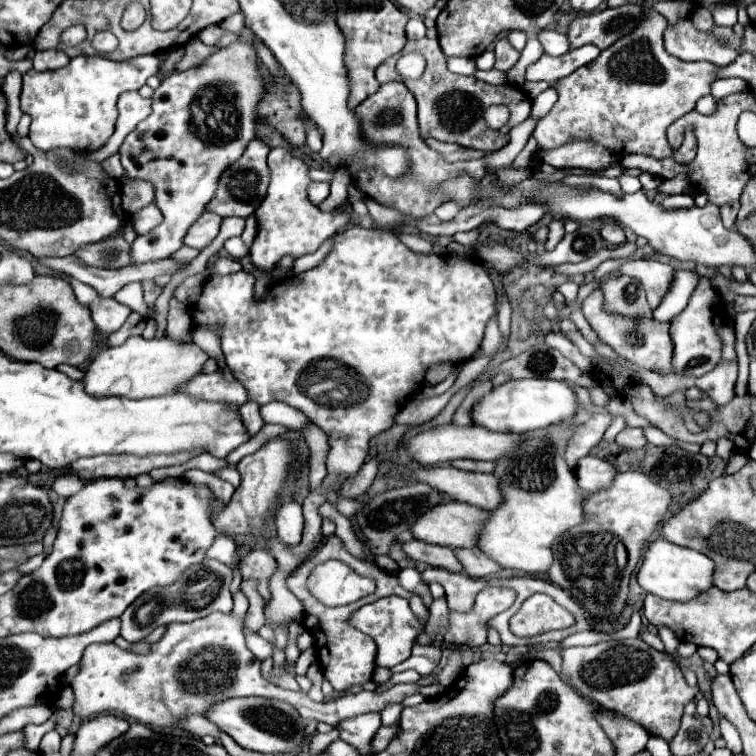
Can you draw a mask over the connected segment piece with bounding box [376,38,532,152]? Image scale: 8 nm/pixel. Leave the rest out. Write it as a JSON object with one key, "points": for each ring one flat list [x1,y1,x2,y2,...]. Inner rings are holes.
{"points":[[422,38,418,42,408,42,406,48,404,48,404,52,420,52,426,58,426,72,424,72,422,78,418,78,418,80,402,78,396,72,396,60,398,60,398,56,392,56,388,62,384,62,384,64,378,66,376,78,378,78,380,84,384,84,384,82,402,82,414,94,414,98,418,102,418,122,420,122,422,138,432,136,432,138,442,140,442,142,456,142,458,146,464,146,464,148,476,148,476,150,490,150,490,152,494,152,494,150,500,150,508,142,506,140,508,130,512,126,524,122,530,116,532,102,530,102,528,94,520,86,514,86,514,84,492,86,488,82,476,80,474,76,452,74,446,68,444,54,442,54,440,44,436,40],[432,72,440,72,438,84,434,84,434,74],[492,104,504,104,504,106,510,108,510,120,498,132,490,130,484,124,484,112]]}

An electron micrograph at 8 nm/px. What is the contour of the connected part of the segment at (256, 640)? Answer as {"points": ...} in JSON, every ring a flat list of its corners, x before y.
{"points":[[244,630,244,632,246,632,246,642,248,642,248,648,254,652,254,656,256,656,258,660,272,658,274,648,270,646,270,642,266,642,264,638,260,638,258,634,252,634,250,630]]}

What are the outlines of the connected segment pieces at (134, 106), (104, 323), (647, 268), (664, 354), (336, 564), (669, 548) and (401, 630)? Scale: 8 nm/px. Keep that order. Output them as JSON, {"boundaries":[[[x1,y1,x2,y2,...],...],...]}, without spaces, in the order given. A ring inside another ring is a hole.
{"boundaries":[[[124,92,118,98,118,122,116,122,116,132,112,134,112,138,108,140,108,144,104,148,100,148,98,152,92,154,92,158,96,160,106,160,108,156,116,154,122,140,126,138,126,134,130,134,138,122,142,122,150,112,152,112,152,100,142,98,138,92]],[[58,272,64,280,70,282,70,286,74,288,74,294,78,298,78,302,86,304,90,310,92,310,92,320,96,322,98,330,104,332,104,334,112,334,116,332,124,322,126,318,130,316,130,308,116,302,114,298,100,298,98,292,88,286,88,284,82,284,78,280,74,280,72,276,66,276,64,272]],[[634,258,628,260,618,268,620,274,628,274,642,282,644,290,648,292,648,302,652,308,658,308,662,298,668,294,672,280,674,280,674,268,670,264,662,264,658,260,646,260,646,258]],[[594,290,582,304,582,312,586,316,586,320,590,322,590,326,598,332,600,340,606,342,608,346,614,348,616,354,620,354,622,358,642,366,644,370,652,370,658,374,668,374,674,372,672,368,672,338,668,334,668,324,662,324,658,320,628,320,622,316,612,316,606,314,604,310,604,298,602,298,602,290]],[[340,560,318,564,308,576,308,592,326,606,344,606,356,602,376,590,372,578,356,574]],[[662,538,650,542,650,548,646,550,646,556,644,556,644,564,638,572,638,584,646,592,666,600,676,600,676,602,686,602,706,592,710,586,714,586,712,578,714,578,714,562,708,556,692,548,672,544]],[[388,596,382,600,380,626,382,626,382,632,376,636,376,644,378,644,376,666,392,668,410,656,416,634,420,632,420,622,412,614,404,598]]]}

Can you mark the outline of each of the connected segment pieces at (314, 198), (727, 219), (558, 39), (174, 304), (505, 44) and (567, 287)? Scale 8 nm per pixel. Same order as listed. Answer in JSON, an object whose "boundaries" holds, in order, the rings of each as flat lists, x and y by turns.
{"boundaries":[[[312,182,308,188,308,194,310,194,310,202,317,205,329,196,330,186,322,182]],[[734,200,734,204,724,204,720,210,722,210,724,226,726,226,726,228,732,228,732,224,734,224,734,220,736,220,736,214,738,214,738,210,740,210,740,202]],[[544,30,540,34,540,42,550,56,562,56,570,52,570,40,566,34,558,34,556,30]],[[176,298,170,300,170,312,168,312,168,326,166,326,166,336,178,342,190,342,192,340,192,320,190,320,190,310,180,304]],[[506,38,498,40,494,46,494,54,496,54,496,64,494,68,500,72,508,72,520,58,520,54,510,46,510,42]],[[570,280,570,282,564,282,564,284,562,284,558,290,564,294,566,304,572,304,572,302,576,300,576,294,578,294,578,284]]]}

